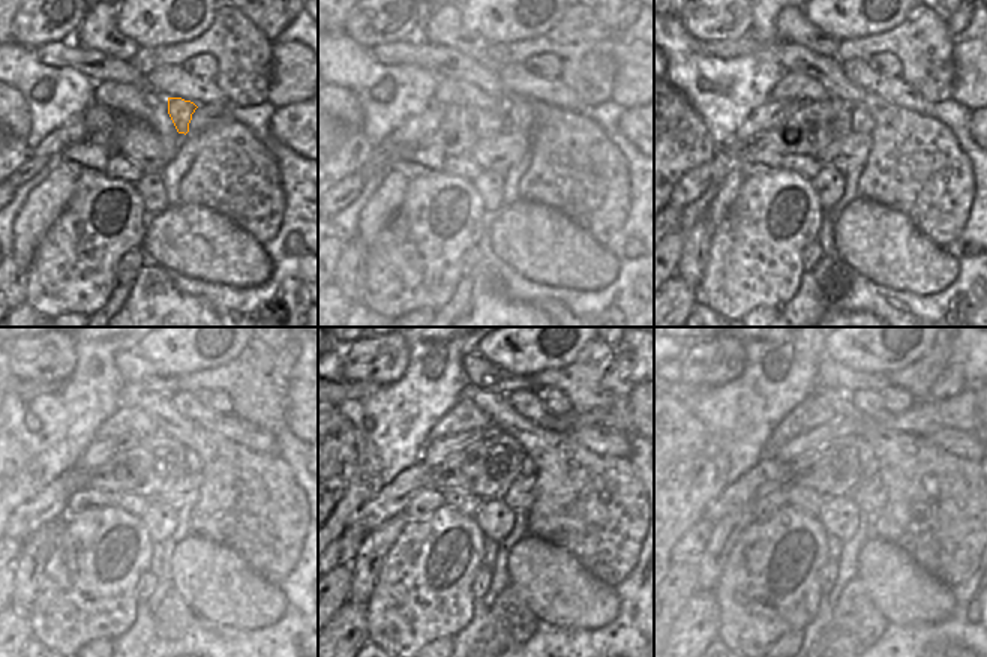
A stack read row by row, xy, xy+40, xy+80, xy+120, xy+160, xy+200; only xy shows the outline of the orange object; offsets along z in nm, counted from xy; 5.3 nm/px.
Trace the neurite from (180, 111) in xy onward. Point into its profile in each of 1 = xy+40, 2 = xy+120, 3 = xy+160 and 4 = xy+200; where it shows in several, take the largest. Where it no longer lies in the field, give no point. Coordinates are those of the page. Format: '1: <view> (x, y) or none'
1: xy+40 (519, 111)
2: xy+120 (192, 461)
3: xy+160 (528, 467)
4: xy+200 (872, 468)

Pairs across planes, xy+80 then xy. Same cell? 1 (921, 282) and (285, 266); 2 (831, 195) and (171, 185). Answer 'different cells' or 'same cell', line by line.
1: different cells
2: different cells

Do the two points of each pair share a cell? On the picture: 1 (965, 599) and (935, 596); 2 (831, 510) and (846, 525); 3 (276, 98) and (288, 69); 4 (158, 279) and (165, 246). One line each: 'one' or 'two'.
1: two
2: one
3: one
4: two

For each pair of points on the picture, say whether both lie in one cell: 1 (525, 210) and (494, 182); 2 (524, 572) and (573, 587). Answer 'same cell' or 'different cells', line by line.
1: different cells
2: same cell

